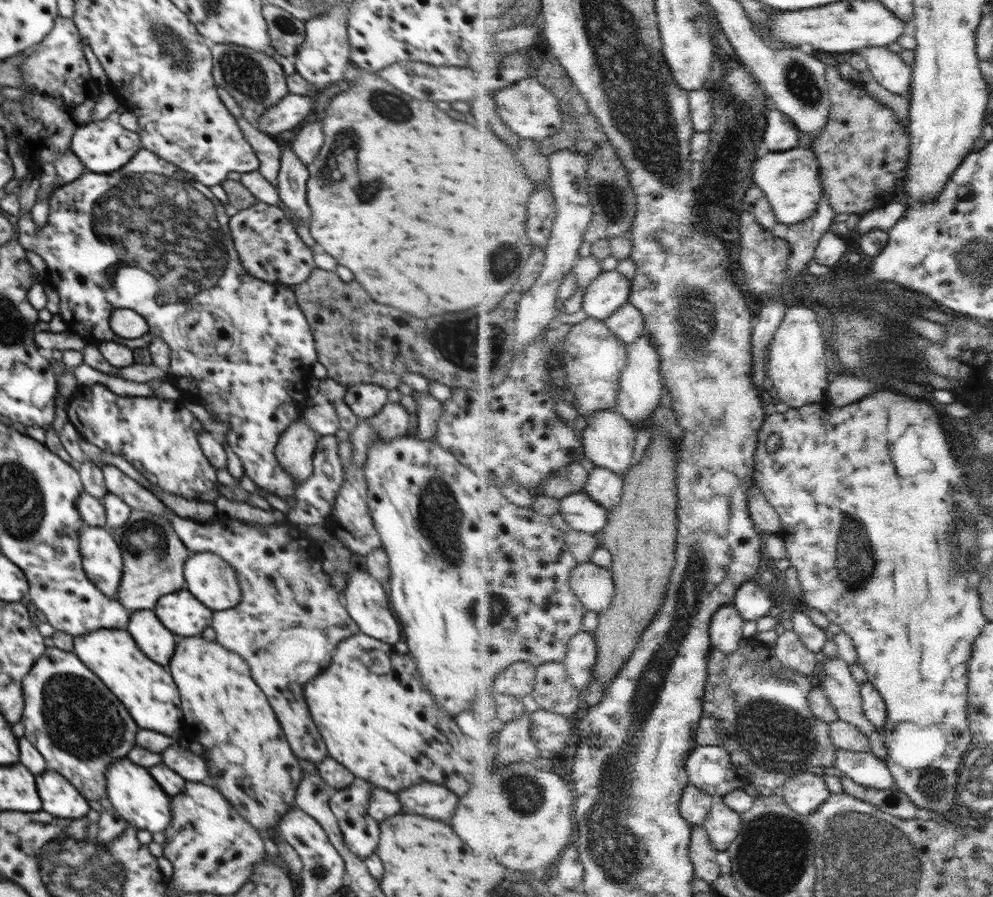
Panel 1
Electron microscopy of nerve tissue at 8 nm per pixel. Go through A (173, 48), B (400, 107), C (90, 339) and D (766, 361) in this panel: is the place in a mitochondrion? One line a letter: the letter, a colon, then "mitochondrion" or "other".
A: mitochondrion
B: mitochondrion
C: other
D: other

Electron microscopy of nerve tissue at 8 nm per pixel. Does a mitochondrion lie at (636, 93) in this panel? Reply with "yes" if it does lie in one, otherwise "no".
yes

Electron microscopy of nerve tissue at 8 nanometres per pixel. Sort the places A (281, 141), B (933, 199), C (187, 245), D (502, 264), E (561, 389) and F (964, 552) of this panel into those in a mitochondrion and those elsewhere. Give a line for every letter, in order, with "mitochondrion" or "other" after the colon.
A: other
B: other
C: mitochondrion
D: mitochondrion
E: other
F: mitochondrion

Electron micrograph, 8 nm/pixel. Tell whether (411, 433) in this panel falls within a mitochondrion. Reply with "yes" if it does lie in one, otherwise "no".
no

